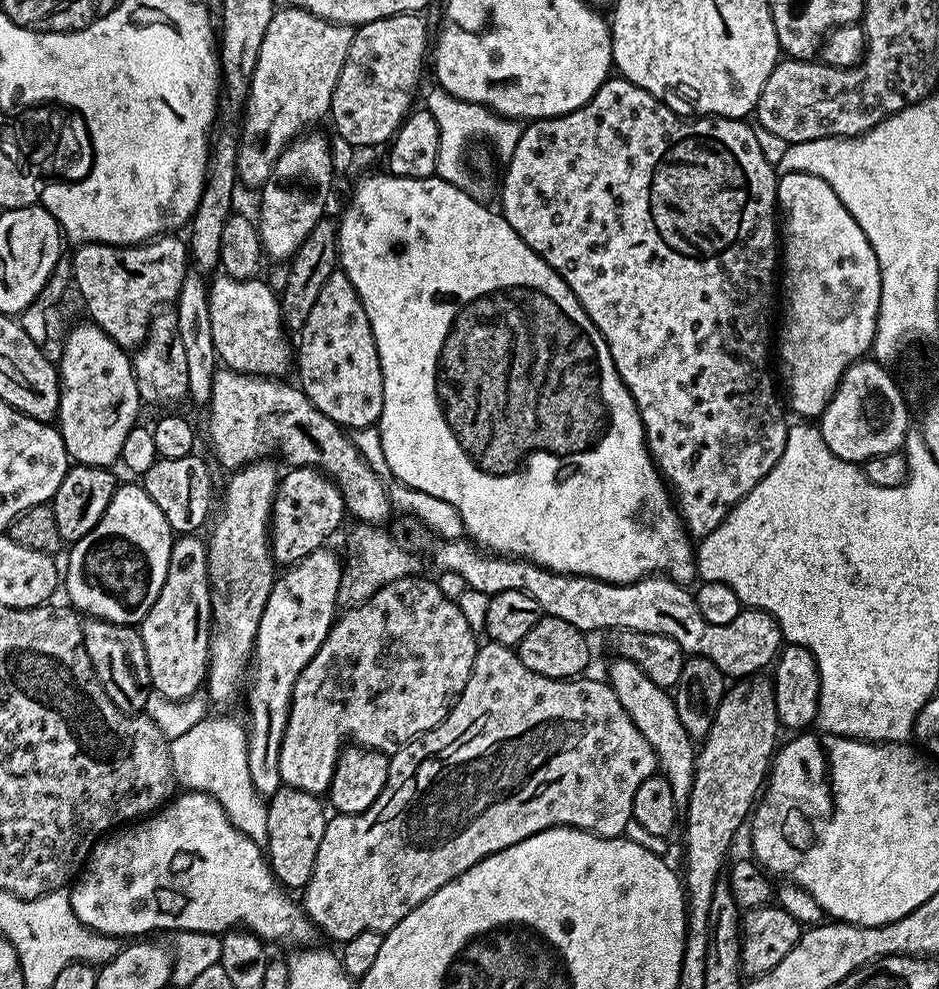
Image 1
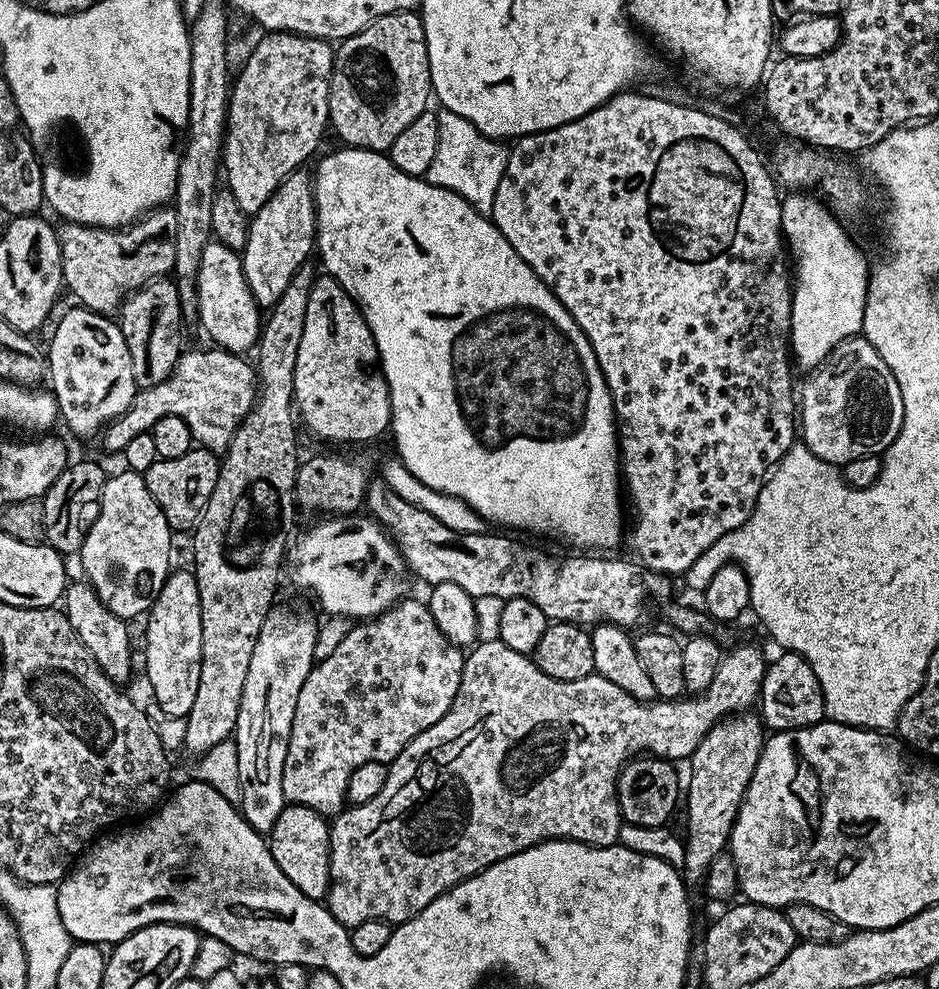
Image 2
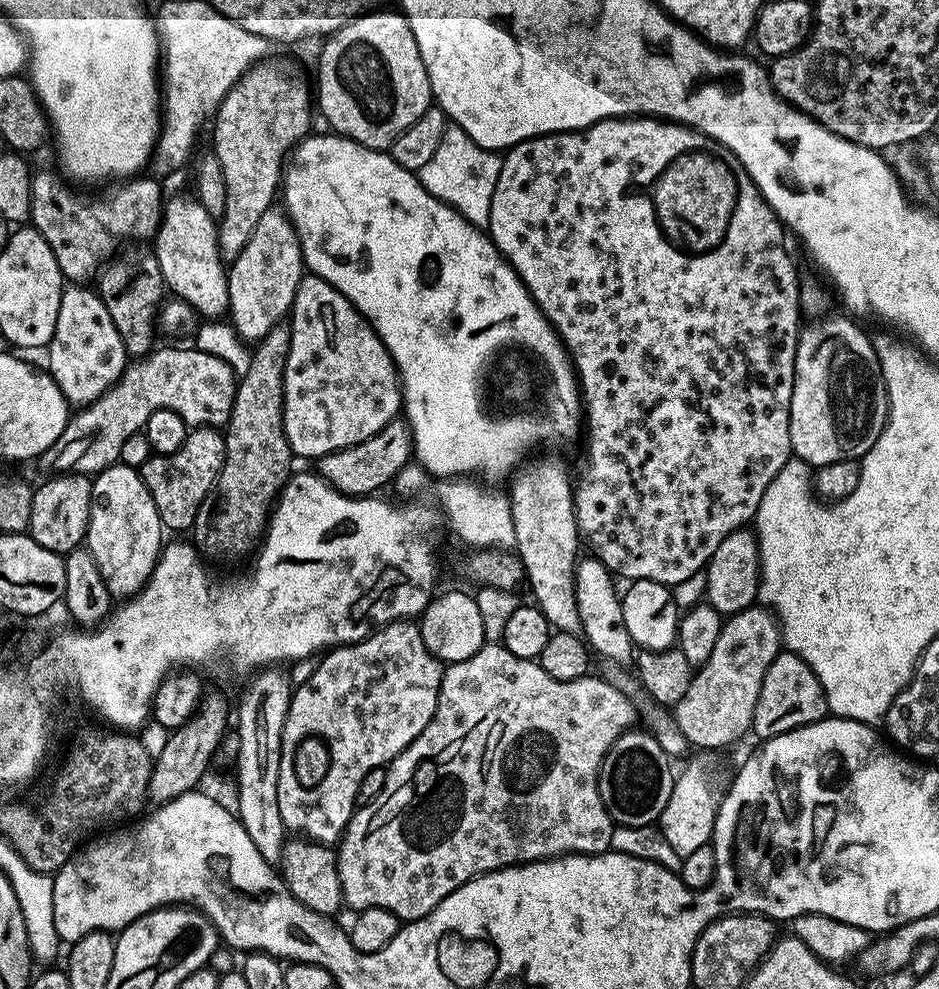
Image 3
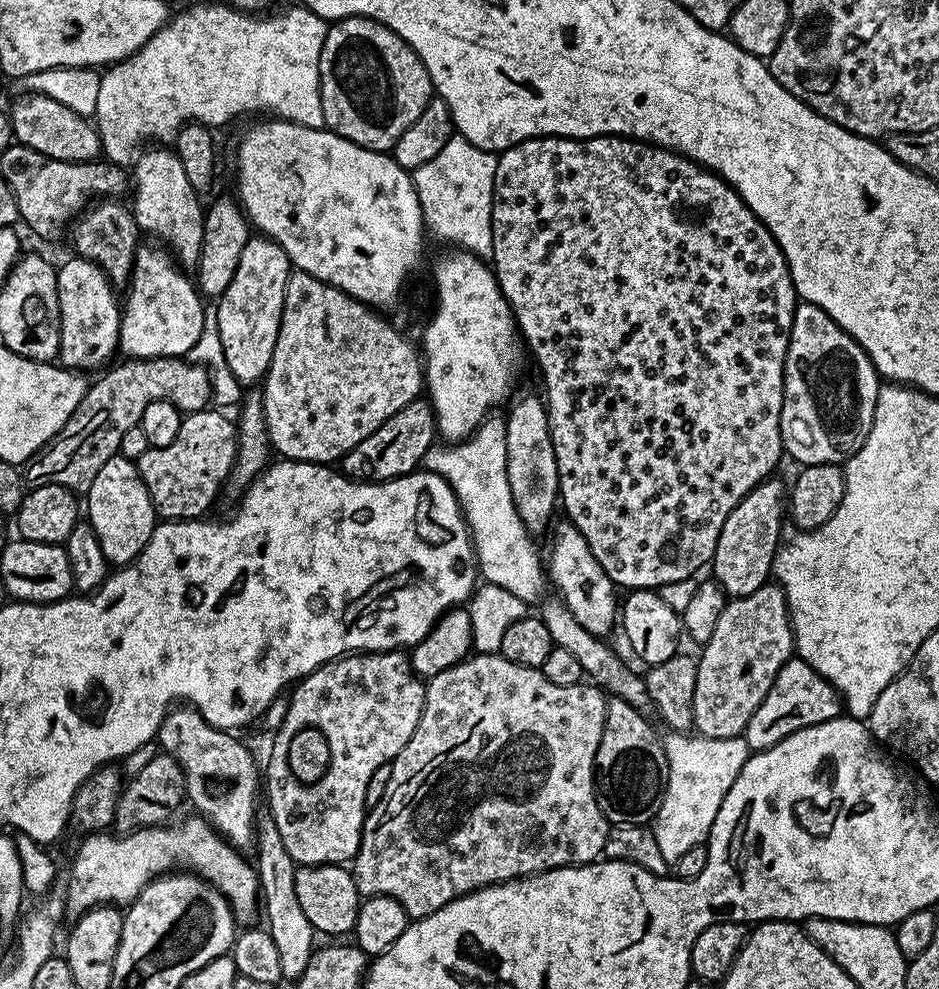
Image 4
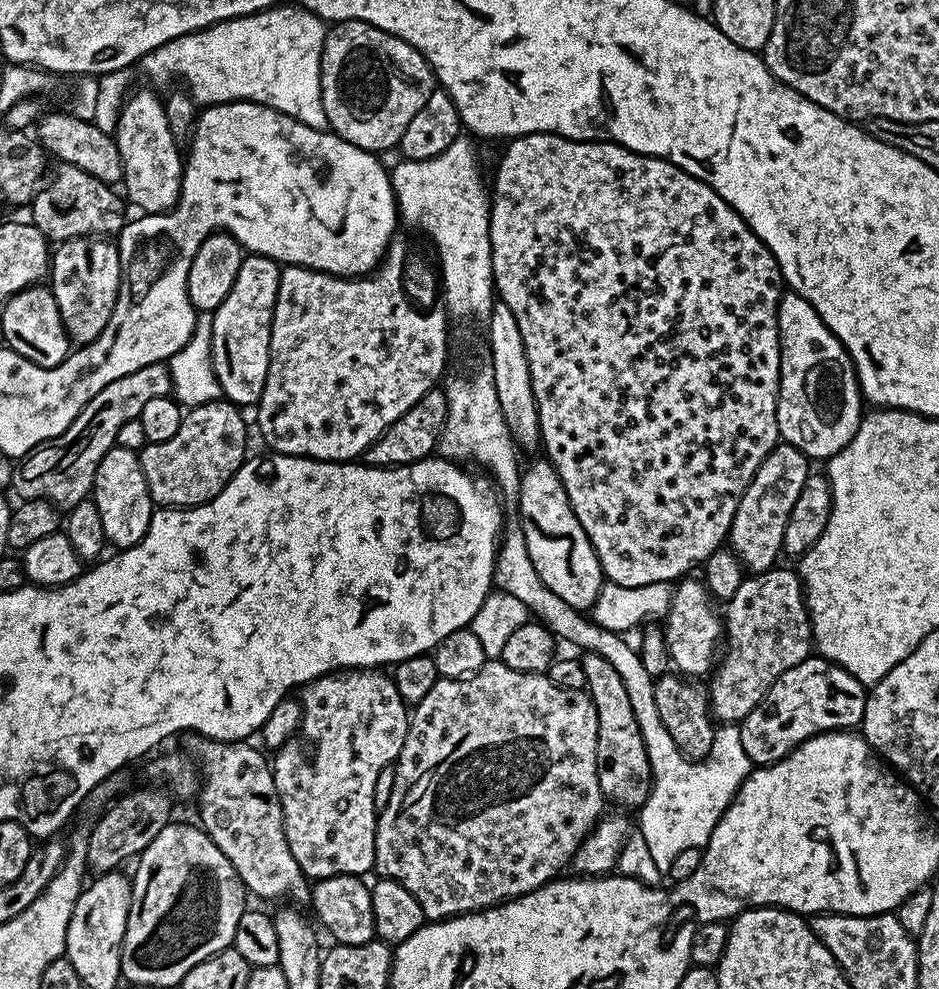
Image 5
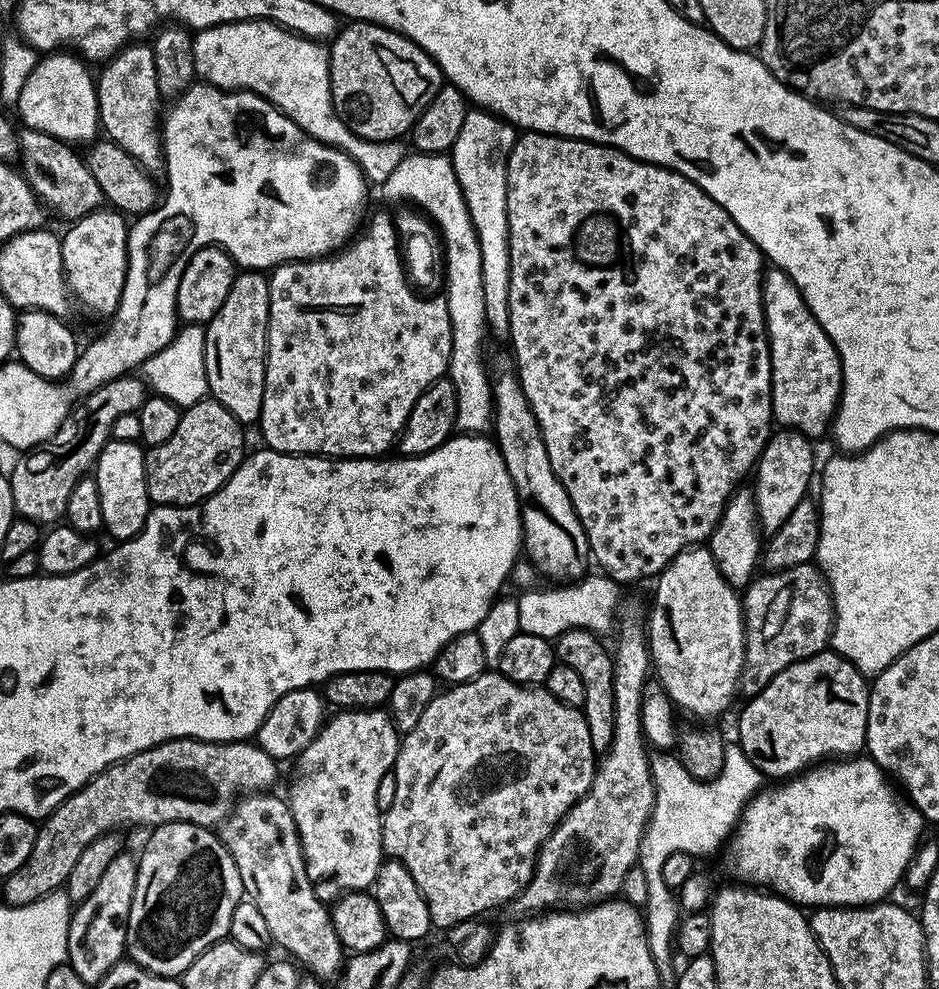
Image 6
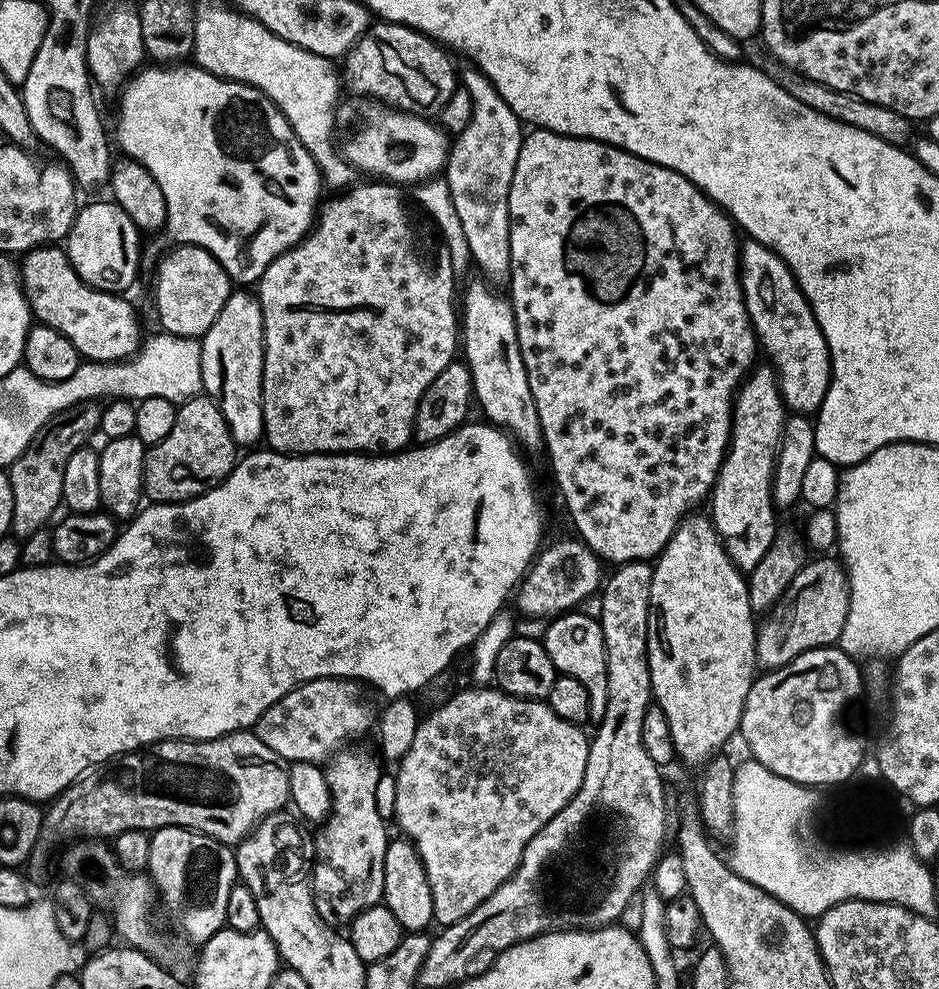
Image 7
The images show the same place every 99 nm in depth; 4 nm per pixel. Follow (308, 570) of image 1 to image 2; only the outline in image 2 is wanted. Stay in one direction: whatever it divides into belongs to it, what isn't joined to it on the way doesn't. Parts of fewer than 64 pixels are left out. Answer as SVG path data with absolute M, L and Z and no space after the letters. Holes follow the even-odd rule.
M280 606L273 607L258 634L258 642L254 642L250 670L246 670L246 686L242 686L242 706L238 710L234 733L240 779L238 806L246 823L261 834L272 831L286 803L282 790L282 766L286 766L286 750L290 746L290 730L294 722L294 706L298 706L298 690L302 690L302 682L306 682L317 663L314 658L317 627L317 621L312 621L304 612L283 612Z

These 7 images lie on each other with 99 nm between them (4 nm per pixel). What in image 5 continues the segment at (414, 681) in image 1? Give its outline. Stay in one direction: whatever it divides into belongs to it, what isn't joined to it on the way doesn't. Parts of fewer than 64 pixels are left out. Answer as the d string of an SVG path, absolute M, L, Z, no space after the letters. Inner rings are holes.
M337 670L303 685L298 692L300 702L299 734L290 737L281 748L275 749L270 760L274 786L278 790L278 802L282 806L284 833L286 834L286 842L290 846L290 854L294 854L294 862L298 862L300 871L312 882L334 878L335 876L363 877L364 872L371 873L374 868L374 838L376 837L376 818L378 815L378 810L374 806L374 782L378 782L378 774L385 772L389 765L400 757L410 719L409 705L398 694L395 679L391 675L383 676L380 672L383 671Z

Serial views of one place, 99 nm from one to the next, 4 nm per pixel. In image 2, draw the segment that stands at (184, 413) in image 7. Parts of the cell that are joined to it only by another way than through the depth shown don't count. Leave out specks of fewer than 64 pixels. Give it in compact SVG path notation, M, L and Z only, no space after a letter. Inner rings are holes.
M196 446L191 452L182 454L182 458L156 459L154 466L150 466L150 470L146 470L142 475L168 525L174 530L180 530L191 529L200 519L206 502L210 502L210 494L214 494L214 482L218 482L219 473L220 460L217 453Z

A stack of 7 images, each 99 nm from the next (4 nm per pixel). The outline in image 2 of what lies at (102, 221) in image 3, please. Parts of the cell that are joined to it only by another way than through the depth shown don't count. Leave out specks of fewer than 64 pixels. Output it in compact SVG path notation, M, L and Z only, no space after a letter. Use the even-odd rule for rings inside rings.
M172 206L154 208L122 228L92 228L71 222L61 225L58 235L64 284L91 312L115 313L129 293L149 281L167 277L175 266L177 223Z

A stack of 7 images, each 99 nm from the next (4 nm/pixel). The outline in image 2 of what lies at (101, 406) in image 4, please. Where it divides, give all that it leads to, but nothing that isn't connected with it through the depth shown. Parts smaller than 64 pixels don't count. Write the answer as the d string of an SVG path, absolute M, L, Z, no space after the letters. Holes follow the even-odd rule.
M215 346L209 349L209 352L185 351L165 381L139 389L130 407L103 429L105 450L123 453L134 434L151 432L158 418L177 416L190 426L192 439L199 447L217 454L227 452L238 426L256 402L258 381L255 367L249 361L247 364L243 355Z

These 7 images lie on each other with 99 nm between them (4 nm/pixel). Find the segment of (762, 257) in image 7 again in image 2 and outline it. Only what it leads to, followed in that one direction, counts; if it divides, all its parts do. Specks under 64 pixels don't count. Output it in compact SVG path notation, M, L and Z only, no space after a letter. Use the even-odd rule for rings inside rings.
M863 335L843 340L821 362L820 367L811 369L807 376L804 389L801 392L799 389L798 392L798 432L804 445L815 456L842 466L854 458L880 456L892 445L894 438L898 438L904 421L902 390L898 390L898 382L894 382L890 366L882 362L878 350L874 350L874 346L870 346L870 342L865 340Z

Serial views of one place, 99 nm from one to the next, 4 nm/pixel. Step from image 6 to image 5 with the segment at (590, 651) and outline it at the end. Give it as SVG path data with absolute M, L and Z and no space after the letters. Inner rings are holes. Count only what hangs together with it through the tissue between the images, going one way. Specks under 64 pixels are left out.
M584 652L579 657L582 670L586 674L584 688L596 707L598 714L598 740L596 742L596 773L598 786L605 801L617 804L617 809L638 810L646 802L652 789L650 758L644 749L642 734L634 718L634 706L630 706L629 686L622 682L618 670L602 658L602 654Z

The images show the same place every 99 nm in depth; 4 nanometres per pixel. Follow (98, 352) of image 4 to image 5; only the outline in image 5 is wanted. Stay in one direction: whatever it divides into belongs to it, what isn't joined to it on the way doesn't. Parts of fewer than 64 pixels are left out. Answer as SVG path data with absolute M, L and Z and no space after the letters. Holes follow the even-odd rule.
M82 236L57 243L50 256L50 287L73 345L89 344L106 330L120 293L120 250L111 239Z

